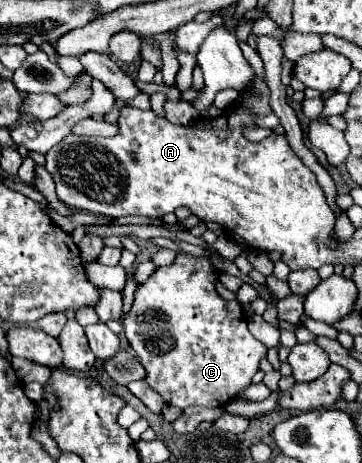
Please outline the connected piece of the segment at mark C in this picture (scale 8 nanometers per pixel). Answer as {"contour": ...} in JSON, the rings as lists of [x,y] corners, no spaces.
{"contour":[[[182,254],[182,256],[176,256],[176,262],[172,266],[166,266],[166,268],[158,268],[144,284],[138,286],[136,290],[136,298],[134,298],[134,306],[132,310],[128,312],[128,316],[124,318],[124,332],[126,332],[126,338],[132,346],[132,350],[136,352],[136,356],[140,358],[140,364],[146,368],[146,382],[150,388],[154,388],[166,404],[172,404],[172,406],[178,406],[178,408],[188,408],[192,404],[198,404],[198,406],[208,406],[208,408],[216,408],[216,406],[224,406],[228,404],[242,388],[246,388],[248,384],[252,384],[252,376],[258,372],[258,366],[260,366],[260,360],[266,356],[266,346],[262,342],[258,342],[250,332],[248,332],[248,326],[246,326],[246,316],[242,312],[242,306],[238,302],[228,302],[224,298],[218,296],[214,284],[216,284],[216,270],[214,266],[206,260],[206,258],[194,258],[194,256],[188,256],[188,254]]]}

